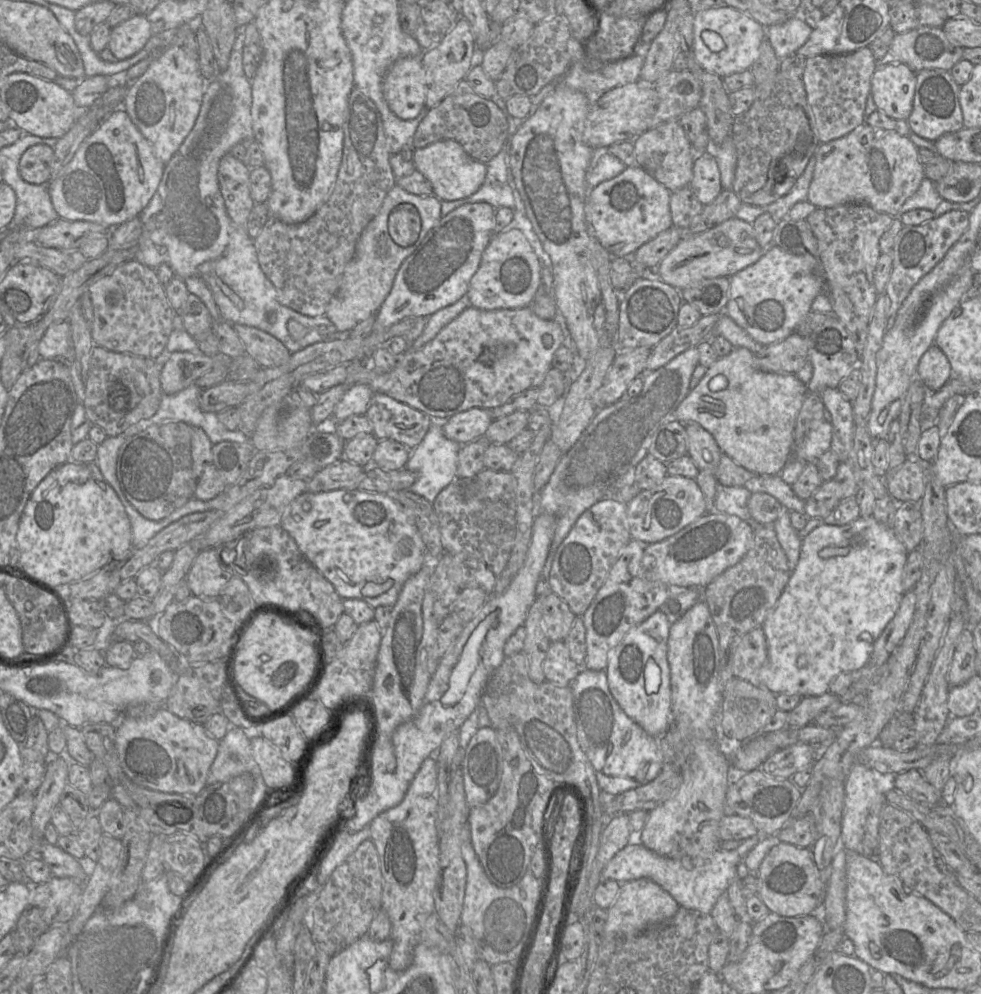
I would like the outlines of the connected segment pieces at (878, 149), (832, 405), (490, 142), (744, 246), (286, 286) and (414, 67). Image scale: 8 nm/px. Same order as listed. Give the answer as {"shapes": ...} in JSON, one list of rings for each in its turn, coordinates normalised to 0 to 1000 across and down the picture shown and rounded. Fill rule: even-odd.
{"shapes":[[[[883,124],[859,138],[836,144],[830,158],[832,165],[823,202],[835,209],[876,204],[912,217],[943,178],[936,159],[936,147],[926,137]]],[[[853,390],[841,391],[836,395],[836,399],[848,420],[846,452],[858,466],[863,463],[870,450],[872,422],[869,403],[859,398]]],[[[471,79],[451,102],[436,111],[422,134],[421,148],[432,149],[444,142],[461,140],[481,159],[496,165],[509,154],[517,138],[518,122],[513,112],[501,100],[485,95],[476,80]]],[[[746,218],[718,233],[697,237],[673,264],[669,273],[672,281],[695,292],[718,281],[744,279],[770,265],[778,254],[767,225]]],[[[360,89],[354,103],[350,126],[349,162],[339,191],[332,202],[312,222],[294,225],[275,218],[259,240],[263,263],[269,276],[279,287],[285,306],[313,318],[328,318],[344,295],[353,267],[360,260],[365,240],[386,212],[392,198],[404,186],[390,129],[389,117],[380,101],[369,91]]],[[[426,57],[403,61],[390,80],[390,95],[398,111],[408,120],[422,120],[433,108],[433,71]]]]}

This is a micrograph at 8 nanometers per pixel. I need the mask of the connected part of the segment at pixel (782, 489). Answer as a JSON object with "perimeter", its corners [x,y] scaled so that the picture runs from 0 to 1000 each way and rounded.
{"perimeter":[[[773,478],[762,483],[758,490],[766,496],[786,498],[804,514],[820,516],[821,504],[812,500],[794,478]]]}

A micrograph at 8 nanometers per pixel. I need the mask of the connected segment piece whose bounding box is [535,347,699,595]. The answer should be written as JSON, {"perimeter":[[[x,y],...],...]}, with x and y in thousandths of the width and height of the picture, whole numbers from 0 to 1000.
{"perimeter":[[[704,349],[677,368],[659,374],[655,377],[655,390],[650,397],[636,399],[610,411],[588,445],[573,458],[548,498],[548,514],[566,518],[568,524],[559,559],[546,589],[546,599],[558,598],[561,594],[563,564],[590,519],[628,491],[644,486],[646,472],[662,457],[661,453],[670,432],[688,423],[688,413],[703,393],[704,379],[712,366],[712,351]]]}

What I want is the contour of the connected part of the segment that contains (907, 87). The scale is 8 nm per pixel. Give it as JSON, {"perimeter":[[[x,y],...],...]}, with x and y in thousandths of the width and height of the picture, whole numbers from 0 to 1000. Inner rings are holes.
{"perimeter":[[[905,63],[899,69],[892,69],[888,78],[888,96],[894,111],[910,120],[925,121],[930,113],[934,87],[934,73],[920,63]]]}

